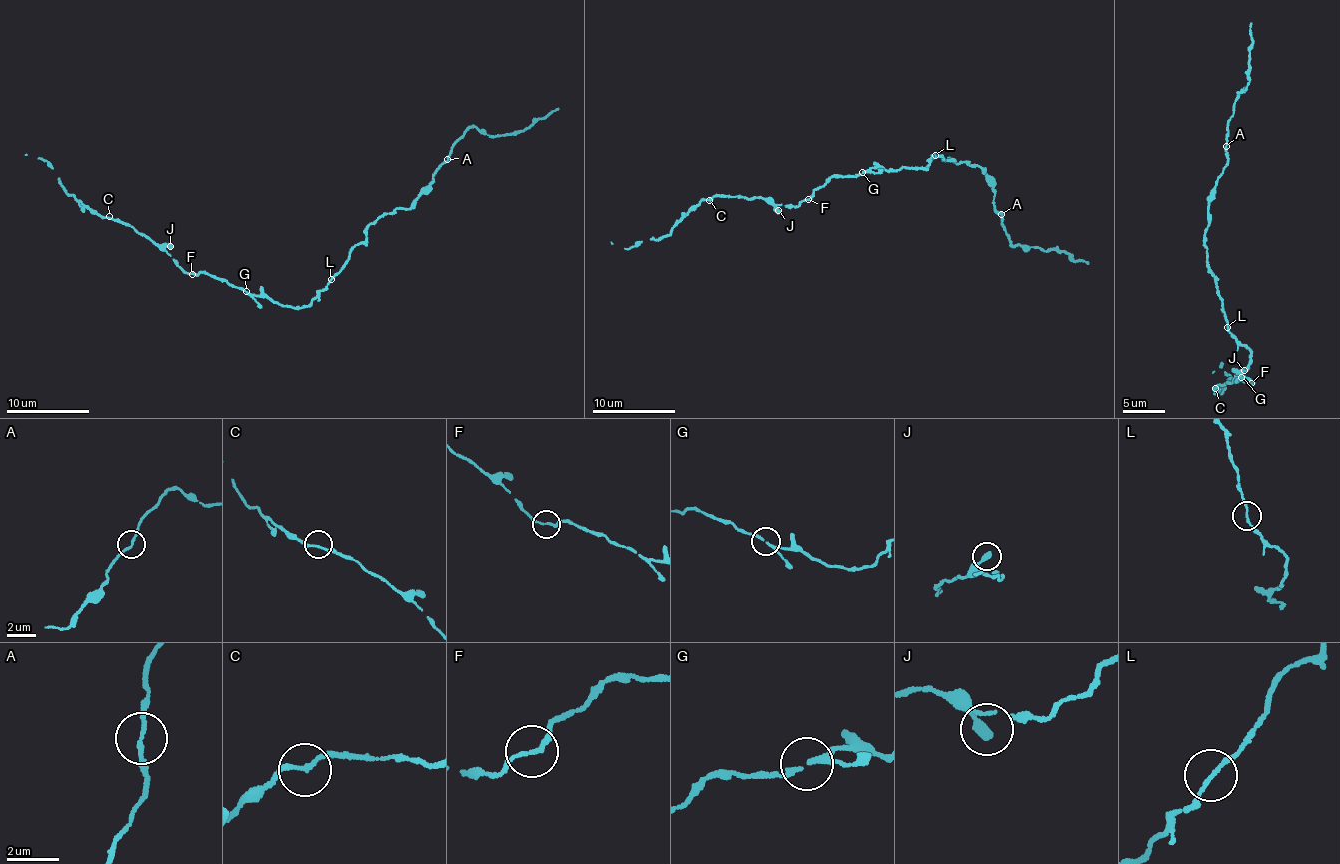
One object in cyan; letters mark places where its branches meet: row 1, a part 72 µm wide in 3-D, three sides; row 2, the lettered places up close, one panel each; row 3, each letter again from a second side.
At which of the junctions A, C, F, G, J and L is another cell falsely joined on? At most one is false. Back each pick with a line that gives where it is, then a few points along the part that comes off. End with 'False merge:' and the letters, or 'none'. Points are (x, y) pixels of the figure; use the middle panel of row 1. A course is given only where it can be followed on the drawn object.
False merge: none

